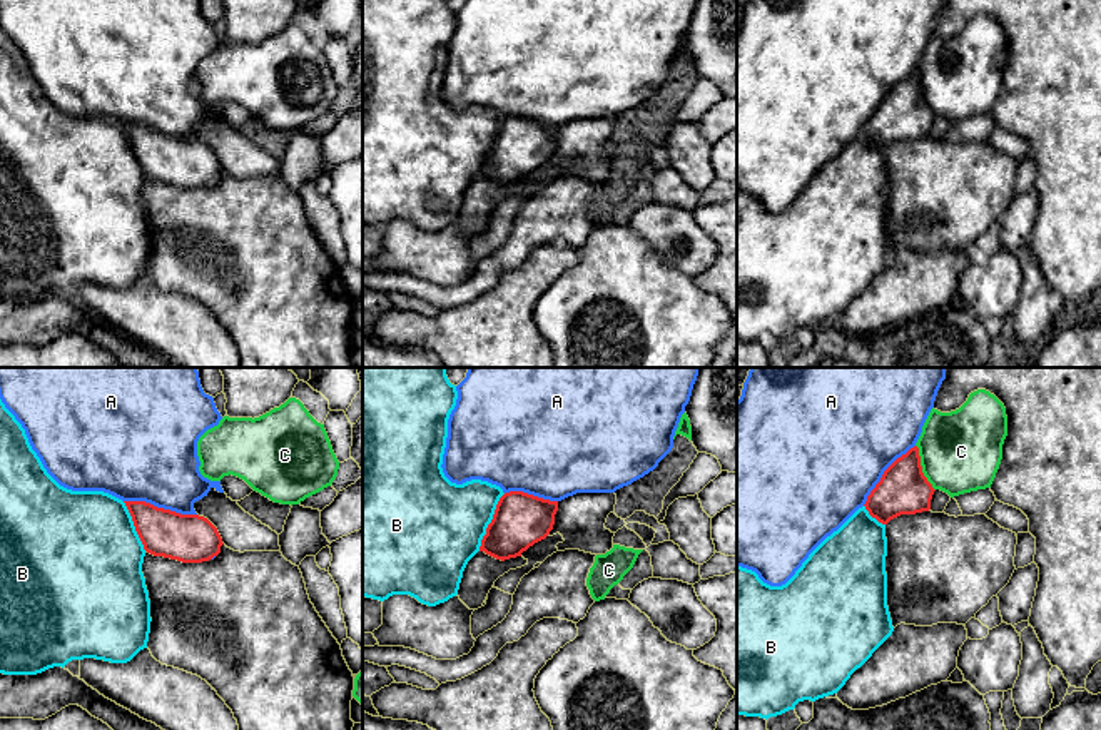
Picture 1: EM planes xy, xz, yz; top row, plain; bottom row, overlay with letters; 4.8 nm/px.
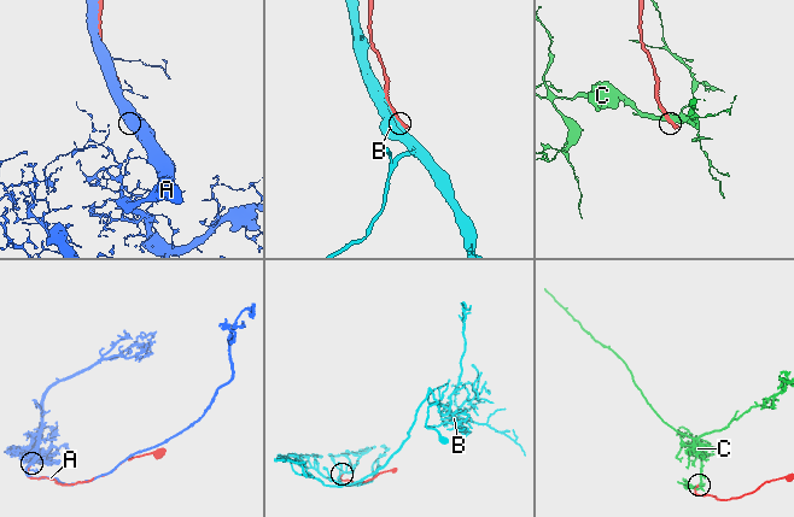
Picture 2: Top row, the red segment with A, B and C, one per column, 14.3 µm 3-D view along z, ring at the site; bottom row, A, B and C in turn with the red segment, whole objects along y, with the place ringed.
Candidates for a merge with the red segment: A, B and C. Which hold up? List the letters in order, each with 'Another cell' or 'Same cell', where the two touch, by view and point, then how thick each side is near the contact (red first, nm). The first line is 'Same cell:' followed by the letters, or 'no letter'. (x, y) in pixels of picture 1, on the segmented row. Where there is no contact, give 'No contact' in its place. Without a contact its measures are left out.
Same cell: A
A: Same cell. Touches red at xy (161, 508). Thickness 240 nm (red) against 420 nm
B: Another cell. Touches red at xz (492, 522). Thickness 260 nm (red) against 420 nm
C: Another cell. Touches red at yz (921, 468). Thickness 240 nm (red) against 380 nm

